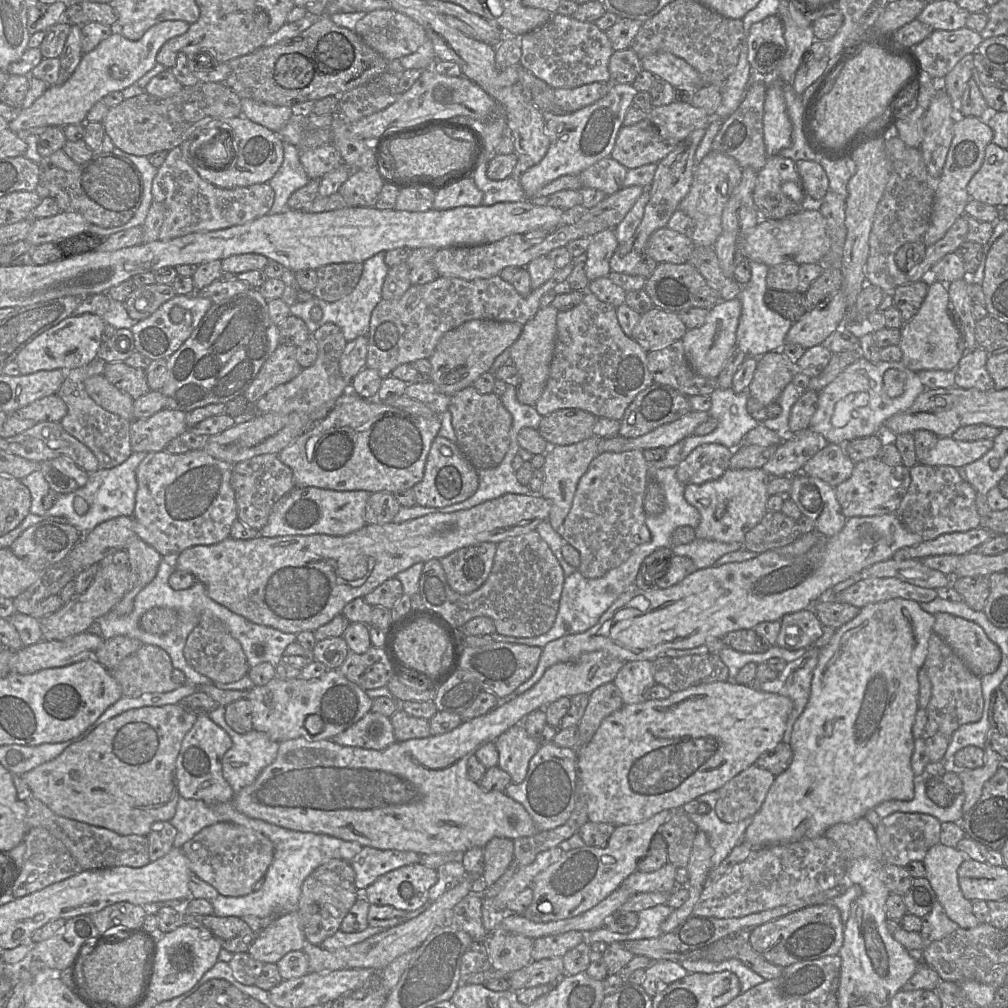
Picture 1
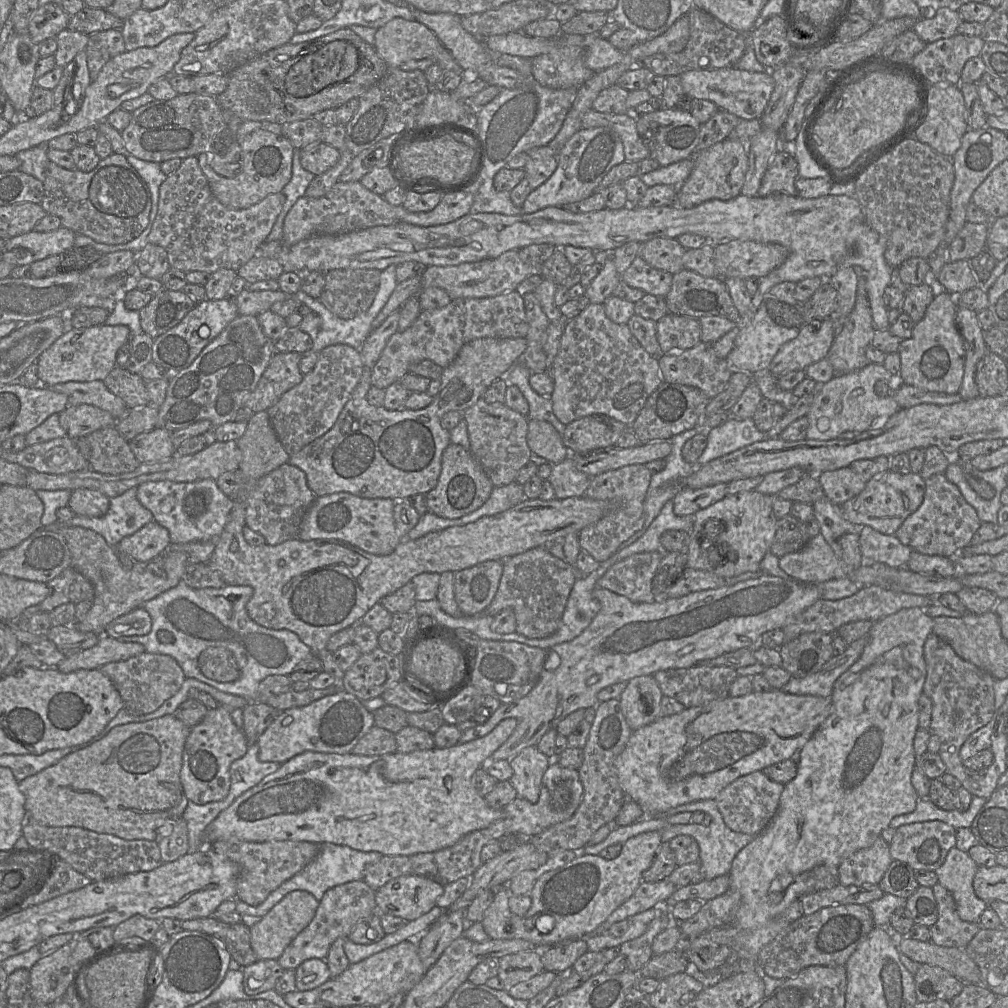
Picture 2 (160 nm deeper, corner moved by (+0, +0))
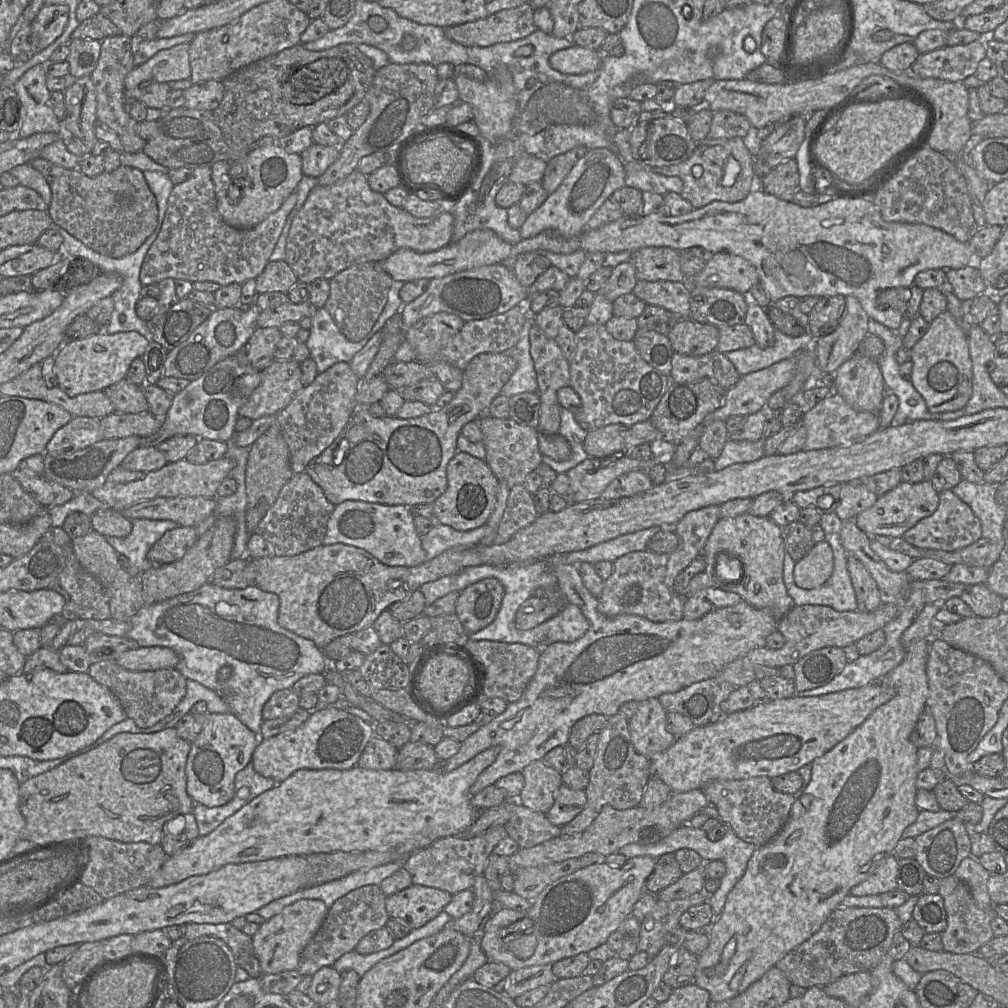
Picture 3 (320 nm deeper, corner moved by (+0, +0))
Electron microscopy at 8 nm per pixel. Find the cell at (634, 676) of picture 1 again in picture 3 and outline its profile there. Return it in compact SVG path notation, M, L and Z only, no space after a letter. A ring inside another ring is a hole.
M656 697L638 702L637 712L628 723L634 748L648 759L667 750L677 739L669 730L667 712Z

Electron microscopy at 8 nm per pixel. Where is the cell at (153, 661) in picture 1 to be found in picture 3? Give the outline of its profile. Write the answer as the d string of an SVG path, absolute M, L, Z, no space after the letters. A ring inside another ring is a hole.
M115 661L92 662L89 675L108 687L137 726L148 728L170 715L186 694L186 678L176 668L134 671L119 666Z

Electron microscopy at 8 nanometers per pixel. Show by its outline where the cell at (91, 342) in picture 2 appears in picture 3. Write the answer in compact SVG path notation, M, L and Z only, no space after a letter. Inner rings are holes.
M103 330L84 339L68 340L54 359L58 387L71 397L104 391L126 378L132 361L142 358L149 342L137 331L107 334Z

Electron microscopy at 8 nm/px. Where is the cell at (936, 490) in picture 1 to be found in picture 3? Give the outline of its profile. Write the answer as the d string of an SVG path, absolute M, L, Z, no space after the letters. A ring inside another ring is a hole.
M952 490L940 492L937 510L931 516L919 521L902 536L905 541L915 547L946 552L954 552L966 548L977 542L981 537L982 527L980 520Z

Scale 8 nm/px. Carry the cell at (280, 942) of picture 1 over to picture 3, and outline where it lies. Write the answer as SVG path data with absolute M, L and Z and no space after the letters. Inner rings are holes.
M367 885L350 891L337 899L313 938L304 948L297 971L312 976L320 968L333 966L345 953L355 950L358 942L369 932L386 927L390 917L385 909L386 895L377 885Z

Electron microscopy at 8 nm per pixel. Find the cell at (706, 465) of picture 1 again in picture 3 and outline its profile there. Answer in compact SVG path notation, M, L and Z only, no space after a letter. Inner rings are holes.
M711 505L686 513L672 529L680 539L678 548L672 553L660 554L650 551L630 552L613 562L612 574L604 580L604 587L598 597L598 610L614 617L622 614L631 614L645 617L654 622L676 621L683 618L684 598L678 595L673 588L676 576L684 570L695 558L701 555L702 550L720 518L720 506Z

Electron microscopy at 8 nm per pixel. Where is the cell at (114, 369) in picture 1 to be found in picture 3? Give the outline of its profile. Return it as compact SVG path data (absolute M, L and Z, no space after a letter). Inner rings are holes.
M127 378L107 387L104 390L119 413L149 412L149 405L142 387L128 381Z

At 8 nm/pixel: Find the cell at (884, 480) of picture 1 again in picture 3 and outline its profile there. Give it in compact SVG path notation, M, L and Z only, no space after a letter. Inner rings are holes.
M930 480L920 483L902 481L891 491L879 496L870 508L858 514L854 522L869 536L890 536L900 538L922 519L931 516L938 508L939 493Z

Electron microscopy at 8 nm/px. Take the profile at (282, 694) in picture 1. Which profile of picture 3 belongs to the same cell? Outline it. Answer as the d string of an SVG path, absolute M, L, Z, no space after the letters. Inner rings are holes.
M333 707L313 710L300 727L267 739L260 738L251 762L258 774L273 779L276 784L299 769L347 770L357 765L363 750L374 735L373 723L347 711Z

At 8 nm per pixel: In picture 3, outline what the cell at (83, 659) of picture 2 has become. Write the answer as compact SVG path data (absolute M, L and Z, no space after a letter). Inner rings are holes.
M140 646L137 649L122 653L115 662L119 666L129 670L149 671L163 668L176 668L179 662L179 656L171 648Z

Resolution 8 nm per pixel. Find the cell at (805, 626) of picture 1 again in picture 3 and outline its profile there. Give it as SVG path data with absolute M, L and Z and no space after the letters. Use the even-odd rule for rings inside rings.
M825 647L808 653L793 665L796 691L827 684L843 671L847 663L845 652L839 647Z

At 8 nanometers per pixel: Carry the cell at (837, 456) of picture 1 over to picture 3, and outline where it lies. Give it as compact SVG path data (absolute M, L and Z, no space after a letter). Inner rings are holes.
M860 482L844 483L835 513L843 522L851 521L862 511L873 506L877 499L878 496Z

